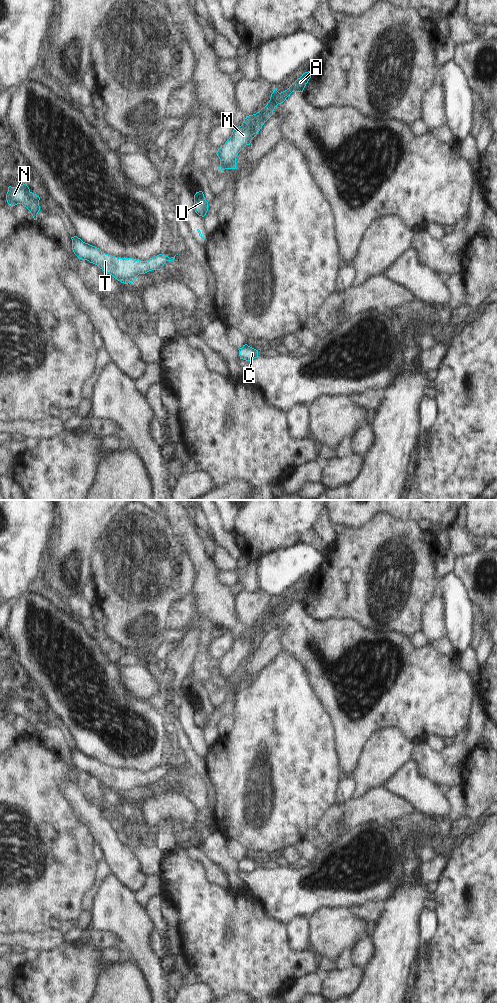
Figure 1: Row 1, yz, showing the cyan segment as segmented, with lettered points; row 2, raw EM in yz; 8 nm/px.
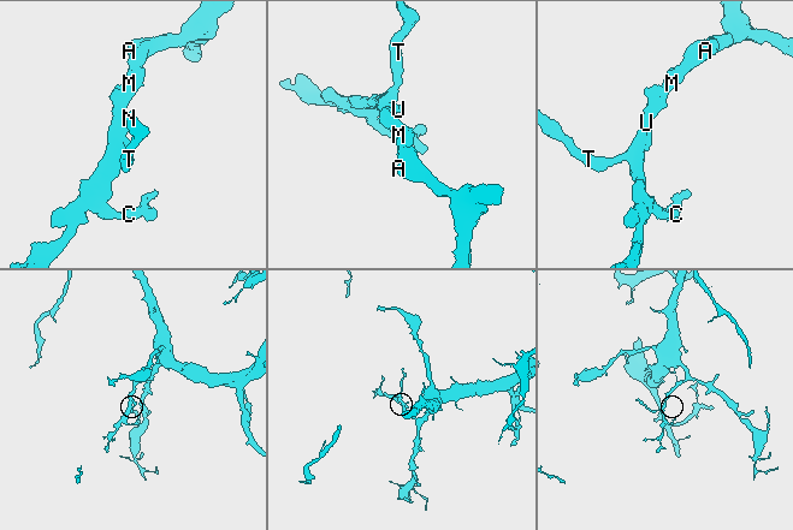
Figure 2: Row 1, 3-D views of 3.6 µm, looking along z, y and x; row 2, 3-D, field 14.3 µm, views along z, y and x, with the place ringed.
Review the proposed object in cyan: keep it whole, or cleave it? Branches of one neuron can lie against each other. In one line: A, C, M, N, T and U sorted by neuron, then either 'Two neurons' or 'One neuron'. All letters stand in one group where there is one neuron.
Groups: A C M N T U. One neuron

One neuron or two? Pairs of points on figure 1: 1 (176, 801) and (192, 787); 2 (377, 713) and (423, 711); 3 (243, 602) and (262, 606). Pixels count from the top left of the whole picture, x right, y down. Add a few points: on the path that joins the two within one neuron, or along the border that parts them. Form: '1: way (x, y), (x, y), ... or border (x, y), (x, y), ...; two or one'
1: border (181, 792), (198, 810); two
2: way (388, 711), (412, 711); one
3: way (248, 605), (257, 606); one

